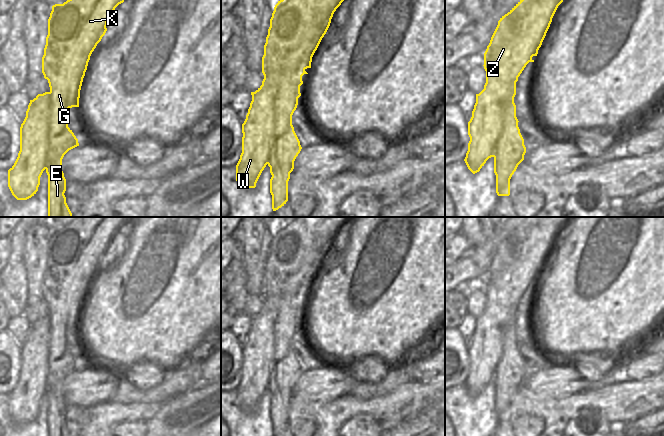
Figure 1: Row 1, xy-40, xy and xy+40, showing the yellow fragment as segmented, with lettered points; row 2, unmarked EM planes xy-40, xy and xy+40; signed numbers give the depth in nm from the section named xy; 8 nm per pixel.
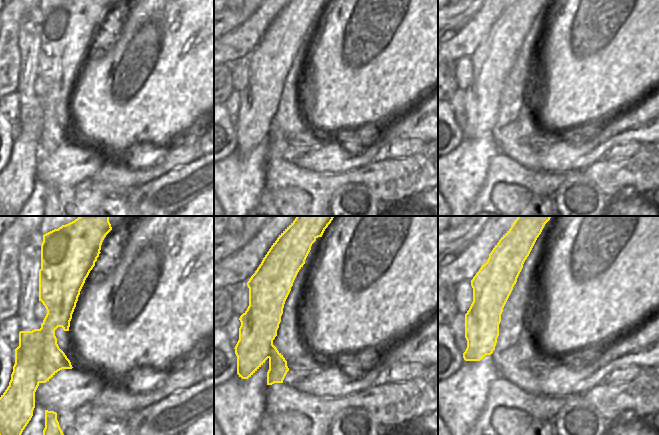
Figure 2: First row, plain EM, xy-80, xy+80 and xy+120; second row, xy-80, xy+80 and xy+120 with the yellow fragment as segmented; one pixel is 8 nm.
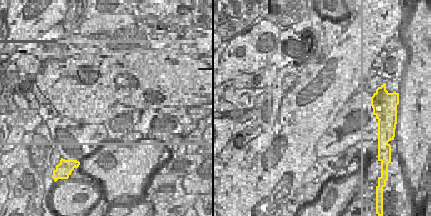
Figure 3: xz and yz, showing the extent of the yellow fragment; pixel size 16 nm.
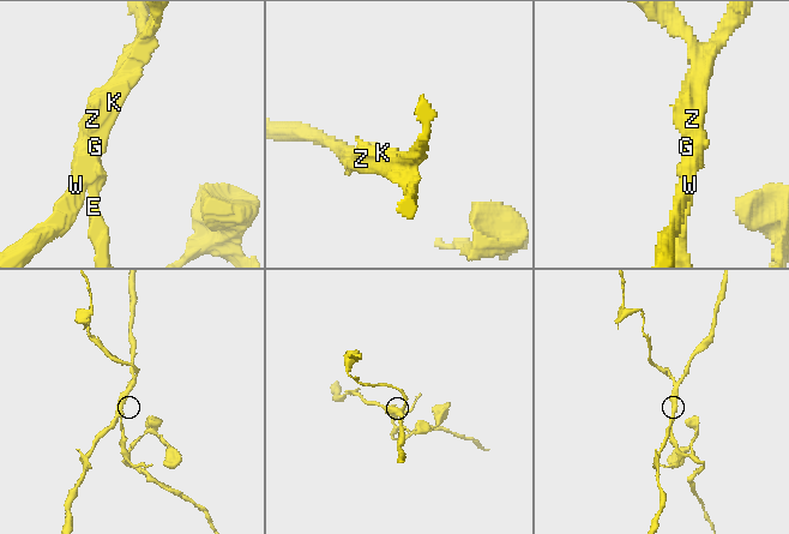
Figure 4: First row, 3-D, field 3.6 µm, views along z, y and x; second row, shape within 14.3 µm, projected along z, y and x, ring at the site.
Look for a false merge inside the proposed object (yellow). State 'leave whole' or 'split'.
split

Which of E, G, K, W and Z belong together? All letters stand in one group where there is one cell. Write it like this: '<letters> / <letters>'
E G Z / K W

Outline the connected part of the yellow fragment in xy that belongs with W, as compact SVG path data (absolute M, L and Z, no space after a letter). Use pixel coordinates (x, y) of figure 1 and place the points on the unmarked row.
M331 217L307 236L297 238L300 251L289 282L278 280L266 264L262 281L262 309L251 316L252 325L242 348L242 377L236 389L236 405L243 412L255 412L270 385L276 339L272 335L274 304L283 295L293 300L297 294L311 292L312 281L326 258L336 233L349 217Z

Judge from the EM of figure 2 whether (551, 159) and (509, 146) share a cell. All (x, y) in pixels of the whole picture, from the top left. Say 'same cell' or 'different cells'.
different cells

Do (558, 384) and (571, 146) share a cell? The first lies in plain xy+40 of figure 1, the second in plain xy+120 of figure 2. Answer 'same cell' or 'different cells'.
same cell

